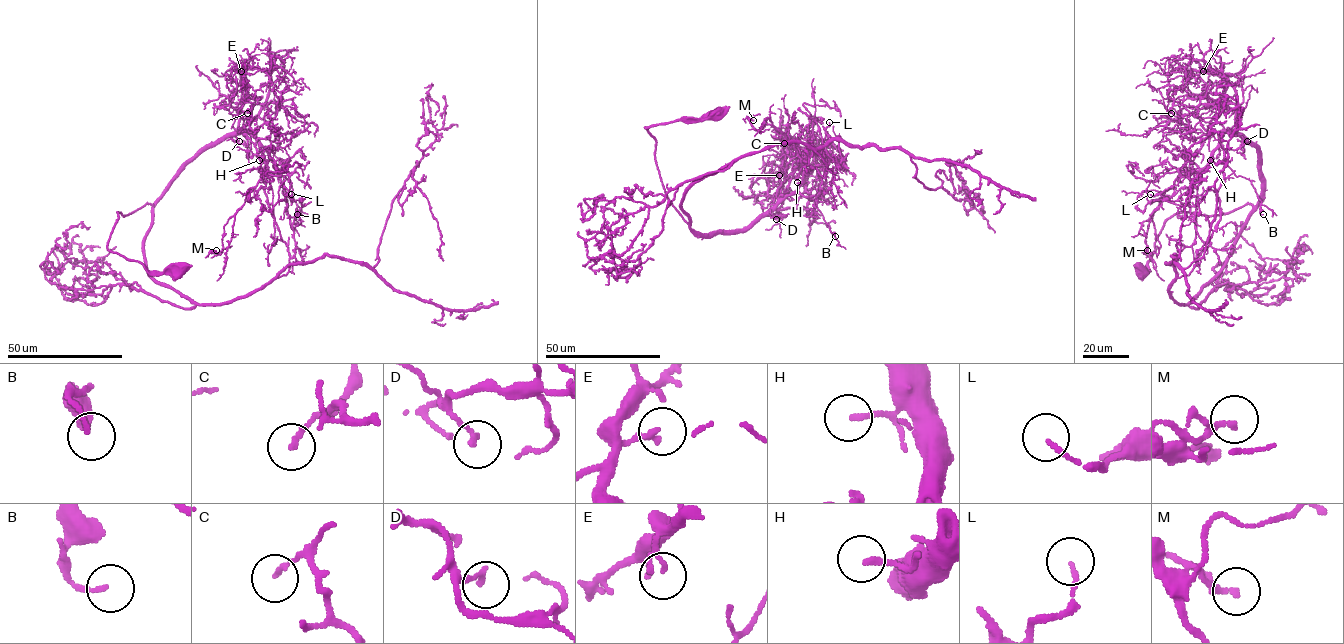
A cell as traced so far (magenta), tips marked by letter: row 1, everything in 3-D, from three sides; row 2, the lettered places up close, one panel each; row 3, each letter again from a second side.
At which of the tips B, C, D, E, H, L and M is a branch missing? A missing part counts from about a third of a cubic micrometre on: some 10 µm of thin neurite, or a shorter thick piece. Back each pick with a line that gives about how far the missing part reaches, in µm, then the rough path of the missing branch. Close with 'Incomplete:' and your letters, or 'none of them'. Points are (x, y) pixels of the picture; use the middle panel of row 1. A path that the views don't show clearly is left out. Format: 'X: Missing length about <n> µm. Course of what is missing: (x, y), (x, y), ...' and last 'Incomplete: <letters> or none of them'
Incomplete: none of them

